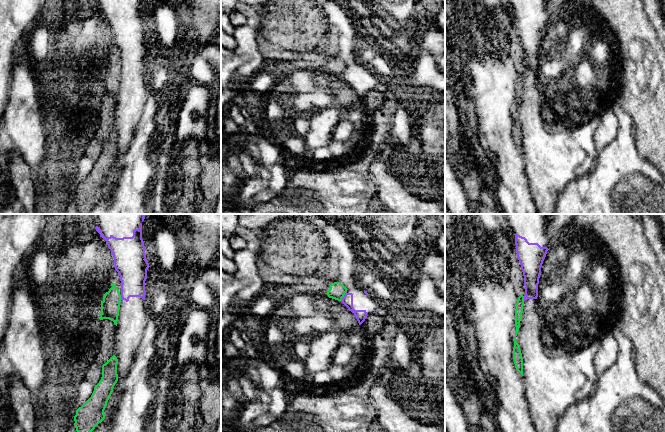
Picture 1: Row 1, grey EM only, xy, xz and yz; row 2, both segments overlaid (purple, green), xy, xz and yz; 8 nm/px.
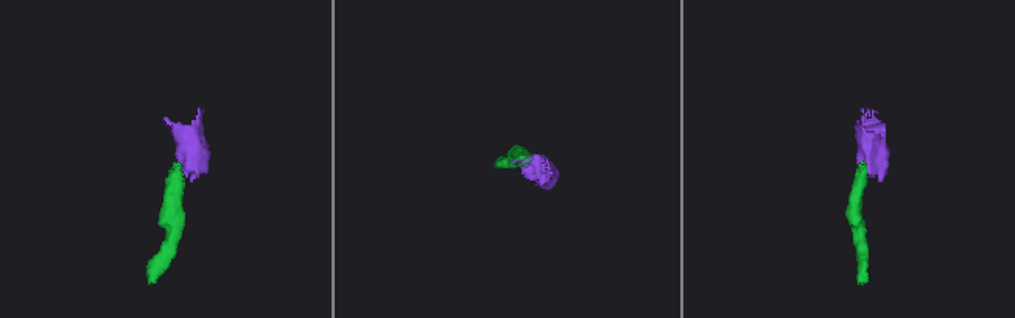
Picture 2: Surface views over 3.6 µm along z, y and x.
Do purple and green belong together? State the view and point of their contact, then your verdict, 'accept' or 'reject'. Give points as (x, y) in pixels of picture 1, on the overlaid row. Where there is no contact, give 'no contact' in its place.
xz (344, 296) | reject

